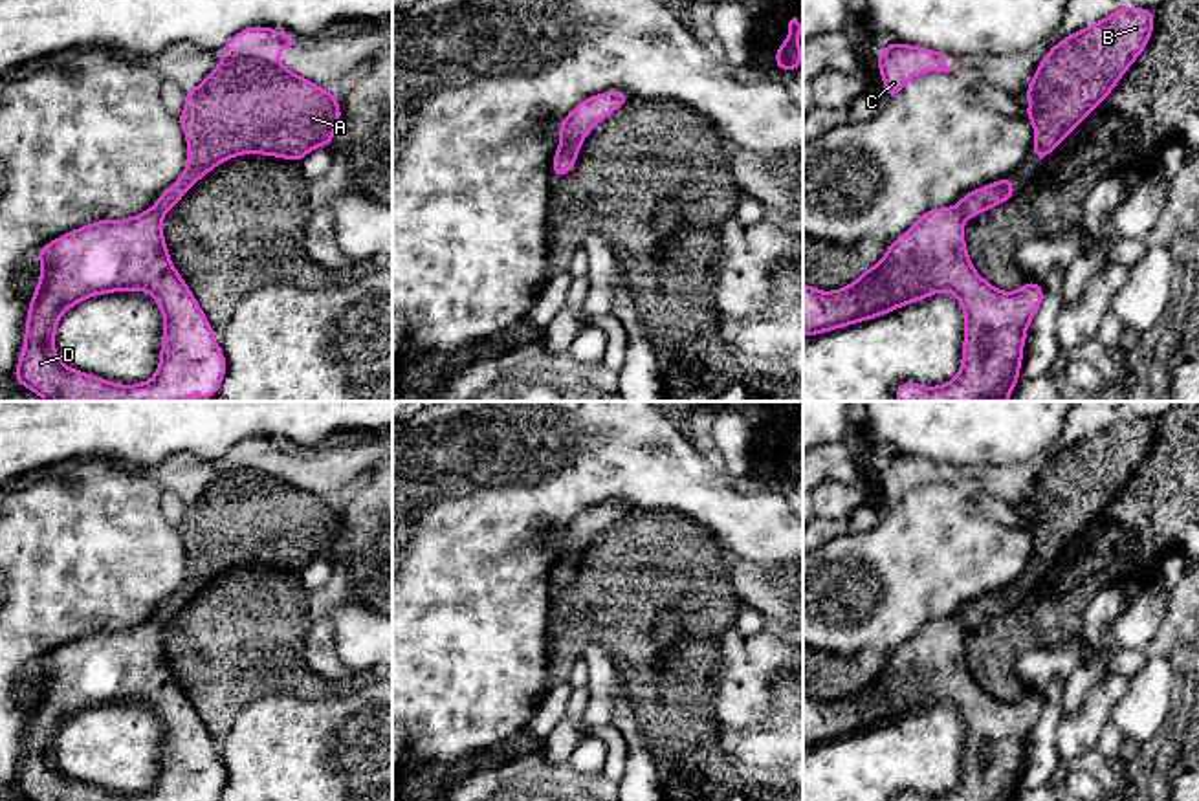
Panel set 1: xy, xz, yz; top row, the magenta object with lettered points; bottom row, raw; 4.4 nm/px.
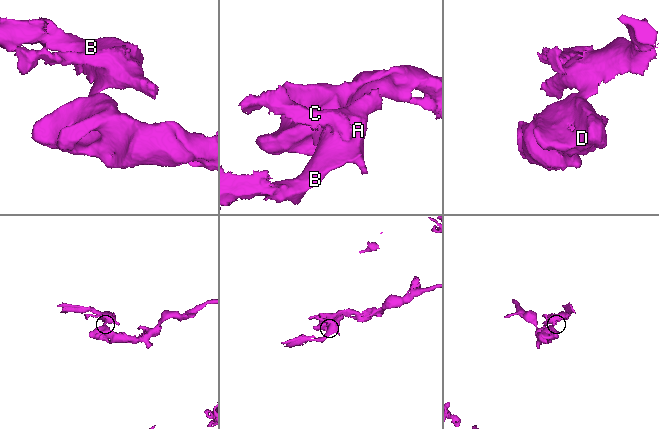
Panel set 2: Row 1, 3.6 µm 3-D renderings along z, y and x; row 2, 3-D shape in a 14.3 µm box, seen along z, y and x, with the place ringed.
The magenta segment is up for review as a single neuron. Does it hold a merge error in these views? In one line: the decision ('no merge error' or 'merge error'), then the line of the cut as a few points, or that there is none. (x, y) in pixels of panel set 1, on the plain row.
merge error | xz (582, 550), (560, 558)

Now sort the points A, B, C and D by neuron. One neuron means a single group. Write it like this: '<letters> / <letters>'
A B C / D

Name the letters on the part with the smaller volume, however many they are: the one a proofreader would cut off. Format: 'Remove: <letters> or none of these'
Remove: A, B, C

